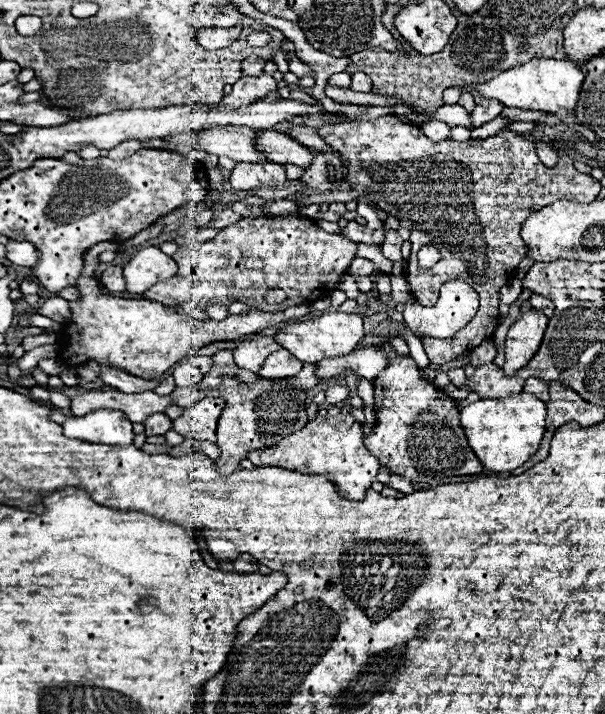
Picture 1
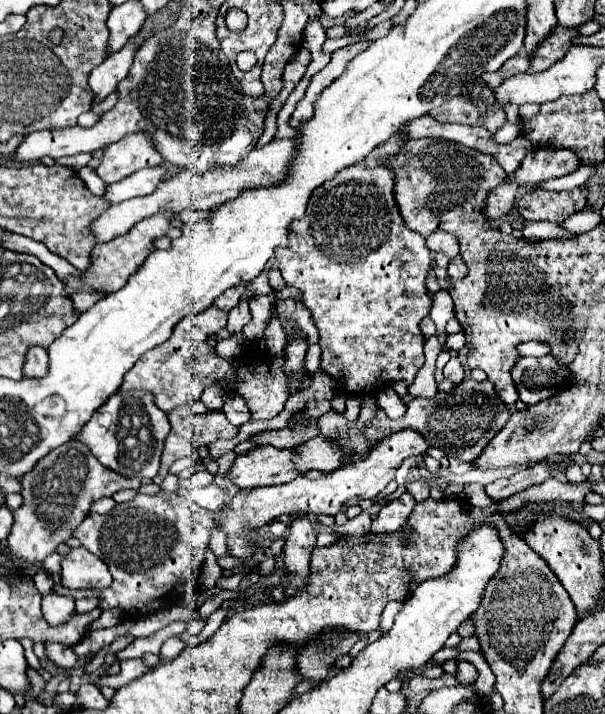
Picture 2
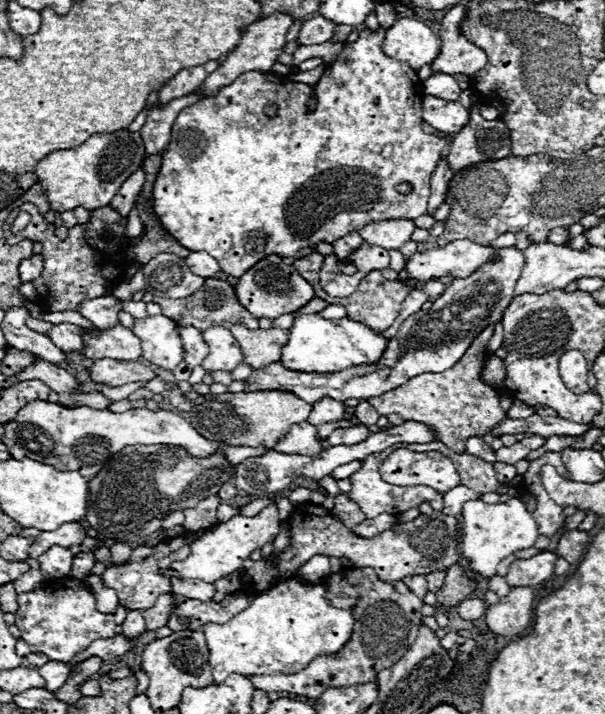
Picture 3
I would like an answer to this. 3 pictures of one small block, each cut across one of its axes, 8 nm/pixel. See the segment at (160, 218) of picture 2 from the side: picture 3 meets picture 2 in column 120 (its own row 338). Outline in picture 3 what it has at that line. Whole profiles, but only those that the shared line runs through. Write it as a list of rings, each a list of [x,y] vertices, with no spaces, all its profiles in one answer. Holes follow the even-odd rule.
[[[234,324],[230,328],[234,338],[238,340],[244,356],[244,364],[252,368],[266,368],[270,362],[280,360],[280,350],[286,344],[288,332],[280,328],[268,328],[268,330],[248,330],[242,324]]]

